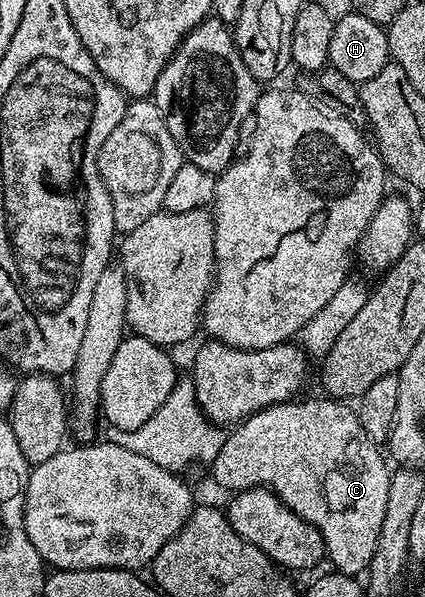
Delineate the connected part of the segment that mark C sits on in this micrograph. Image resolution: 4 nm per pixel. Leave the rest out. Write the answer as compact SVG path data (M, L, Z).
M326 396L321 397L322 398L312 398L304 402L298 402L299 400L281 402L278 405L269 406L258 413L254 413L242 423L237 423L225 435L221 450L210 464L210 469L212 469L212 476L215 482L230 490L229 492L246 490L248 487L260 485L271 489L294 514L299 515L321 532L322 539L326 546L327 559L335 565L333 567L341 574L353 574L358 576L361 575L361 571L363 573L369 567L371 558L375 554L376 542L380 536L381 525L384 524L385 505L388 504L388 484L390 483L391 471L390 467L388 468L386 464L387 459L385 455L383 454L382 456L380 452L381 447L379 443L374 442L372 438L368 436L368 432L365 432L364 426L360 424L357 411L345 401L331 399Z

